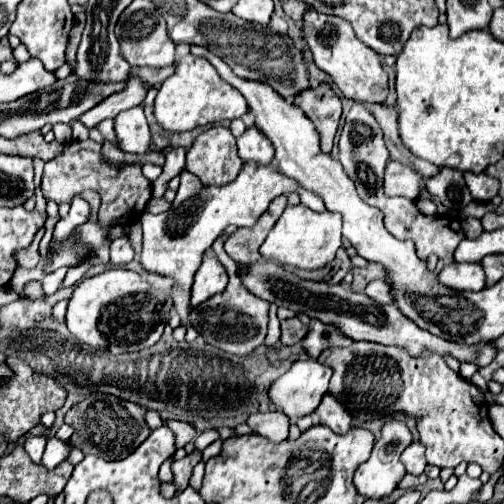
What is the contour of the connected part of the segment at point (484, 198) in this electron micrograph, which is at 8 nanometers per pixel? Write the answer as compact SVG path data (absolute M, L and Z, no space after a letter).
M466 172L464 178L466 178L466 186L468 186L472 198L478 202L490 202L498 194L500 182L492 176L488 176L486 172L482 172L482 174Z

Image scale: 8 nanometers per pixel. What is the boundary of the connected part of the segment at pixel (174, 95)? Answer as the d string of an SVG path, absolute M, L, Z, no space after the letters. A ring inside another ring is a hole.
M192 54L184 56L176 64L176 72L162 82L154 104L156 120L168 132L186 132L196 126L234 120L244 116L246 112L248 104L244 96L234 86L230 86L220 78L214 66L206 58L196 58Z

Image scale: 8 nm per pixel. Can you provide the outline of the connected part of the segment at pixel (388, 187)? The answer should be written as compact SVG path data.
M390 160L386 166L386 178L384 178L384 192L388 196L404 196L410 200L416 200L422 190L422 174L412 170L410 166Z

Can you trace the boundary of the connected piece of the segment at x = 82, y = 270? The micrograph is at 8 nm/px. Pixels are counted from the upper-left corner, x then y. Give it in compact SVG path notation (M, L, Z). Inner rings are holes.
M94 254L88 258L86 264L82 266L74 266L74 268L68 268L64 280L62 280L62 288L68 288L68 286L74 286L78 280L82 280L82 276L86 274L86 270L92 266L92 260L94 260Z

